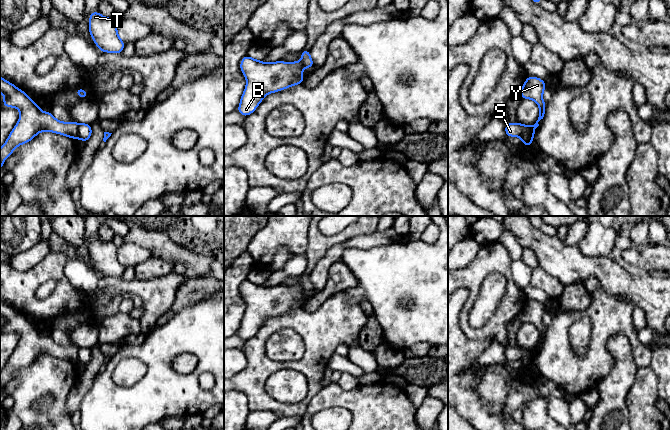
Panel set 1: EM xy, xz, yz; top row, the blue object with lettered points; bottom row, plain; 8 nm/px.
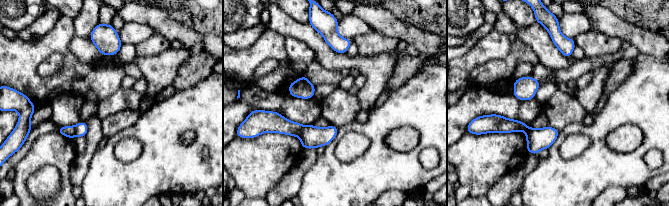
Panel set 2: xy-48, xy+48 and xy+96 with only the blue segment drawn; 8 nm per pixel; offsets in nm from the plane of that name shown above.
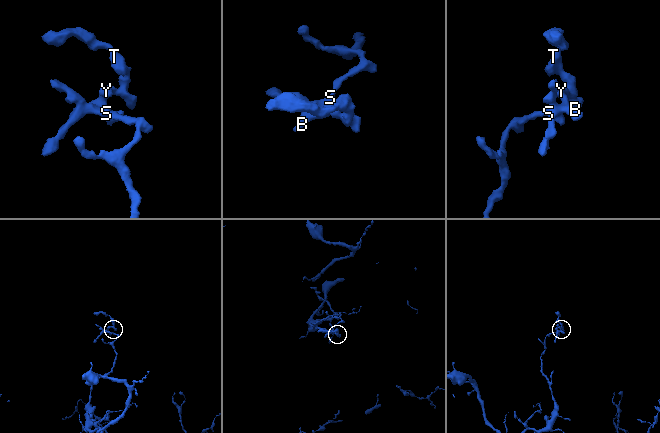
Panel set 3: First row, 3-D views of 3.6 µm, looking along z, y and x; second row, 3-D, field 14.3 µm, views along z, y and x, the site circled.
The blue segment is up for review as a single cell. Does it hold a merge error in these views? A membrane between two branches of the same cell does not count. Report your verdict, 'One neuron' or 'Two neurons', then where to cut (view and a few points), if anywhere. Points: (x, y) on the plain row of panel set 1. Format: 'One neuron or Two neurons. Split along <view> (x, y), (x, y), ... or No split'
Two neurons. Split along xy (79, 348), (76, 360)

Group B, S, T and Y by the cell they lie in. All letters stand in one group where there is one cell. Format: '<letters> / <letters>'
B T Y / S

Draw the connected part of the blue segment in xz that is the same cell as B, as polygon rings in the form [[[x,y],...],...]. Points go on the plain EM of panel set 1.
[[[246,279],[240,286],[240,294],[247,308],[237,335],[244,341],[256,334],[265,319],[304,307],[303,289],[297,285],[265,287]]]

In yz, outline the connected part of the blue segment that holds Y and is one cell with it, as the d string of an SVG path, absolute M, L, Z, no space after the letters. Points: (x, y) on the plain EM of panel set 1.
M527 300L523 311L519 315L519 319L522 323L527 322L534 324L539 330L538 344L533 350L527 350L529 352L536 353L539 350L538 346L544 341L547 328L543 325L542 320L545 312L546 308L543 303L534 300Z

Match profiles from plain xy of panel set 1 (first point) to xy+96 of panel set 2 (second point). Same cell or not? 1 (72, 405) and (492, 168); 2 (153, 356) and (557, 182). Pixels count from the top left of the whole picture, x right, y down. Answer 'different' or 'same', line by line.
1: different
2: same

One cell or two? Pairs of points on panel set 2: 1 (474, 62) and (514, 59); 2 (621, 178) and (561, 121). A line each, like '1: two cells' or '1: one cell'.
1: two cells
2: two cells

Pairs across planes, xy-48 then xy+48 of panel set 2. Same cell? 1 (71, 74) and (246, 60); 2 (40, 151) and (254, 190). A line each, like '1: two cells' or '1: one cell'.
1: one cell
2: one cell

